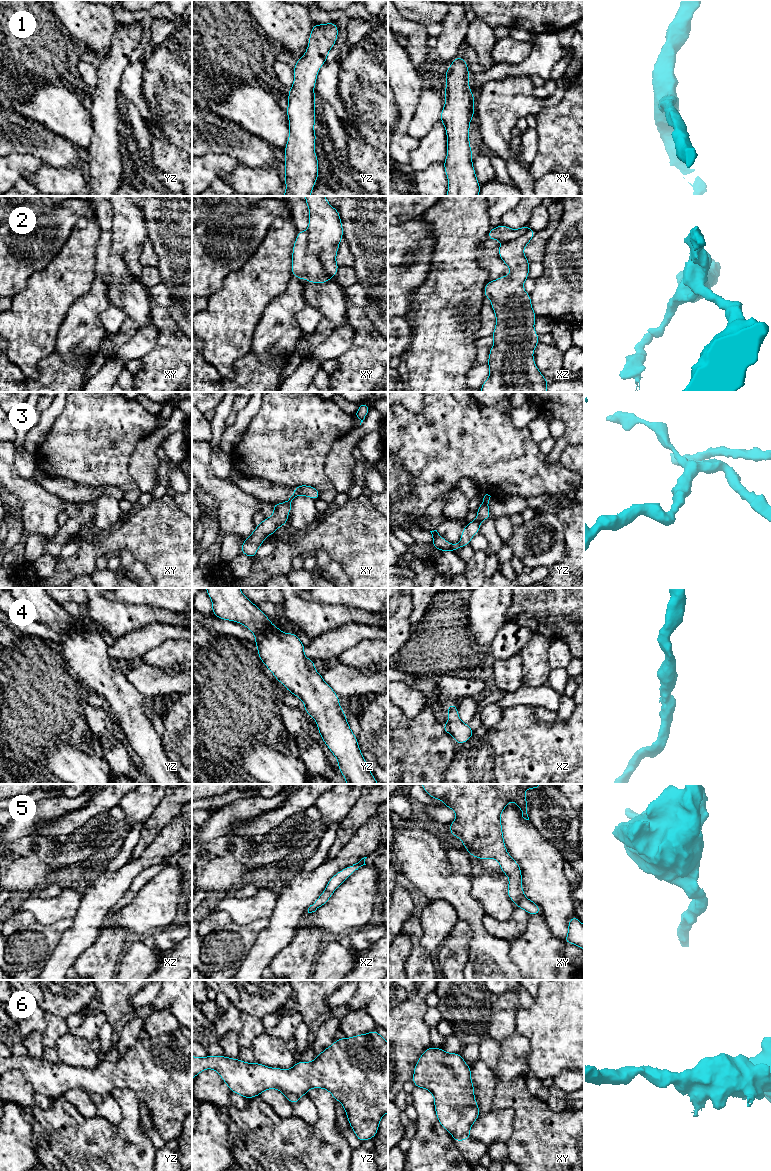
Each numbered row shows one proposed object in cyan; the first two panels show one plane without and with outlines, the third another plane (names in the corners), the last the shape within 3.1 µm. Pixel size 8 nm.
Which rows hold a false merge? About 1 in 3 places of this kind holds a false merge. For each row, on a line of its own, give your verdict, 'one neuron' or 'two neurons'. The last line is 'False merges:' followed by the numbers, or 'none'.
1: one neuron
2: two neurons
3: one neuron
4: one neuron
5: one neuron
6: one neuron
False merges: 2

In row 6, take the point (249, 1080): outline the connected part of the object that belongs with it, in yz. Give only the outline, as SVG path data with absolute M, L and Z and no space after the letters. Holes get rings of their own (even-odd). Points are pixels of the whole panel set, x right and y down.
M376 1029L366 1034L338 1038L314 1061L296 1062L289 1070L247 1063L225 1055L192 1056L192 1080L205 1069L214 1069L231 1092L247 1099L260 1096L264 1090L277 1089L295 1105L311 1088L328 1090L335 1102L342 1103L349 1125L361 1143L374 1139L382 1116L388 1112L388 1042Z

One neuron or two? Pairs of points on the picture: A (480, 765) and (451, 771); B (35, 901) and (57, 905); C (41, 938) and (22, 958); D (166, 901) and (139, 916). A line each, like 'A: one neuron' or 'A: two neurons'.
A: one neuron
B: one neuron
C: one neuron
D: one neuron

